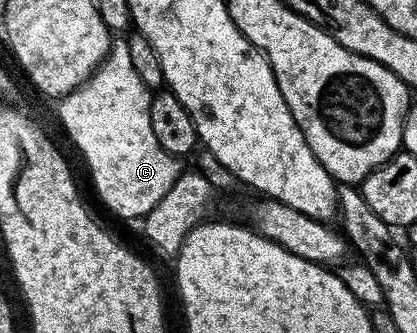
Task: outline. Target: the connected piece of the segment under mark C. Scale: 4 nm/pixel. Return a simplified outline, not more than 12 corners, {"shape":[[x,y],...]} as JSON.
{"shape":[[127,43],[60,104],[100,200],[139,221],[182,173]]}

